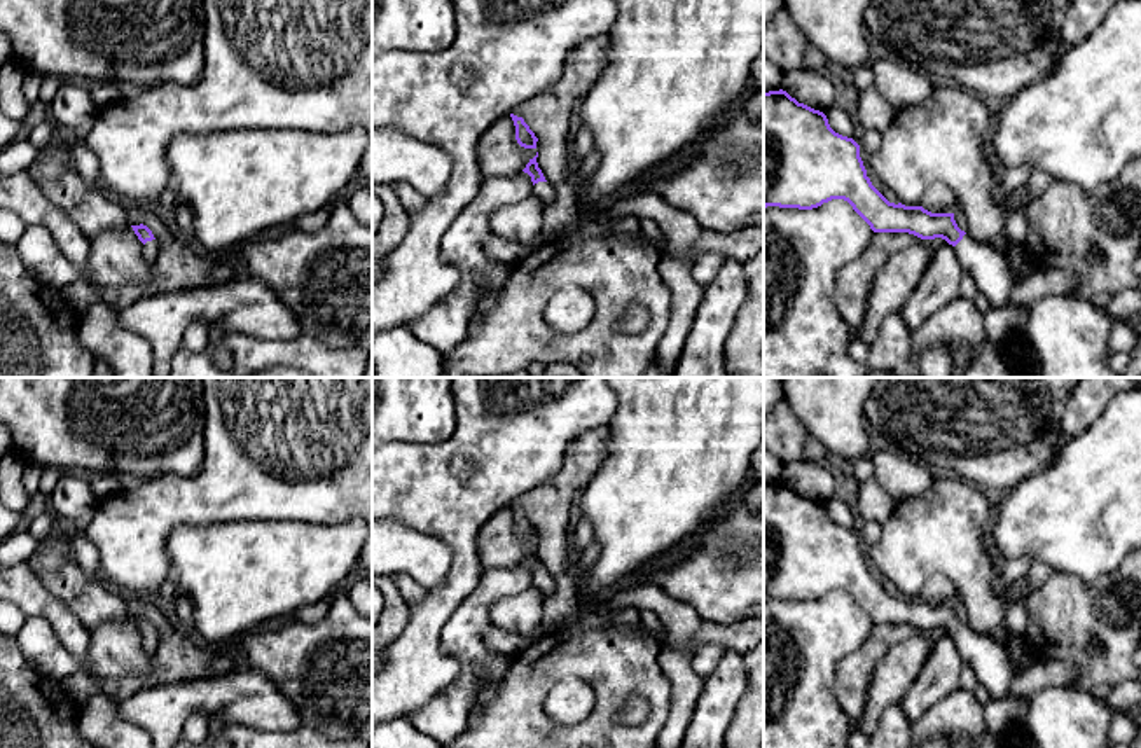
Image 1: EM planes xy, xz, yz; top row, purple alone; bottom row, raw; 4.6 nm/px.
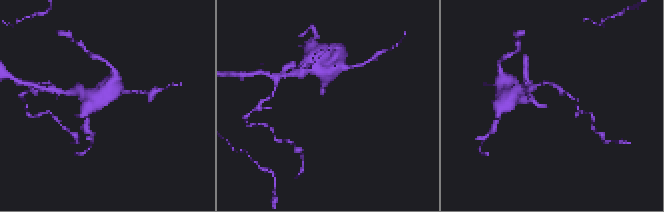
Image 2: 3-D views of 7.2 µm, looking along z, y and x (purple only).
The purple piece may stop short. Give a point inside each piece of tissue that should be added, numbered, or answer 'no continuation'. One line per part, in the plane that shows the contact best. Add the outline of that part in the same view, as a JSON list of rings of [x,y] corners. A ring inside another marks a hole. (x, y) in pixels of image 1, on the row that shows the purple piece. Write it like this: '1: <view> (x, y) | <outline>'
1: xz (542, 189) | [[[538,182],[533,185],[533,196],[536,196],[543,206],[547,206],[552,201],[554,190],[549,182]]]

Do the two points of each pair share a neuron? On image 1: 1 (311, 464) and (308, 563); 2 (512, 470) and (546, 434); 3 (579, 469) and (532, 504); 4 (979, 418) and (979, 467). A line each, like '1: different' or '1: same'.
1: different
2: same
3: same
4: same

